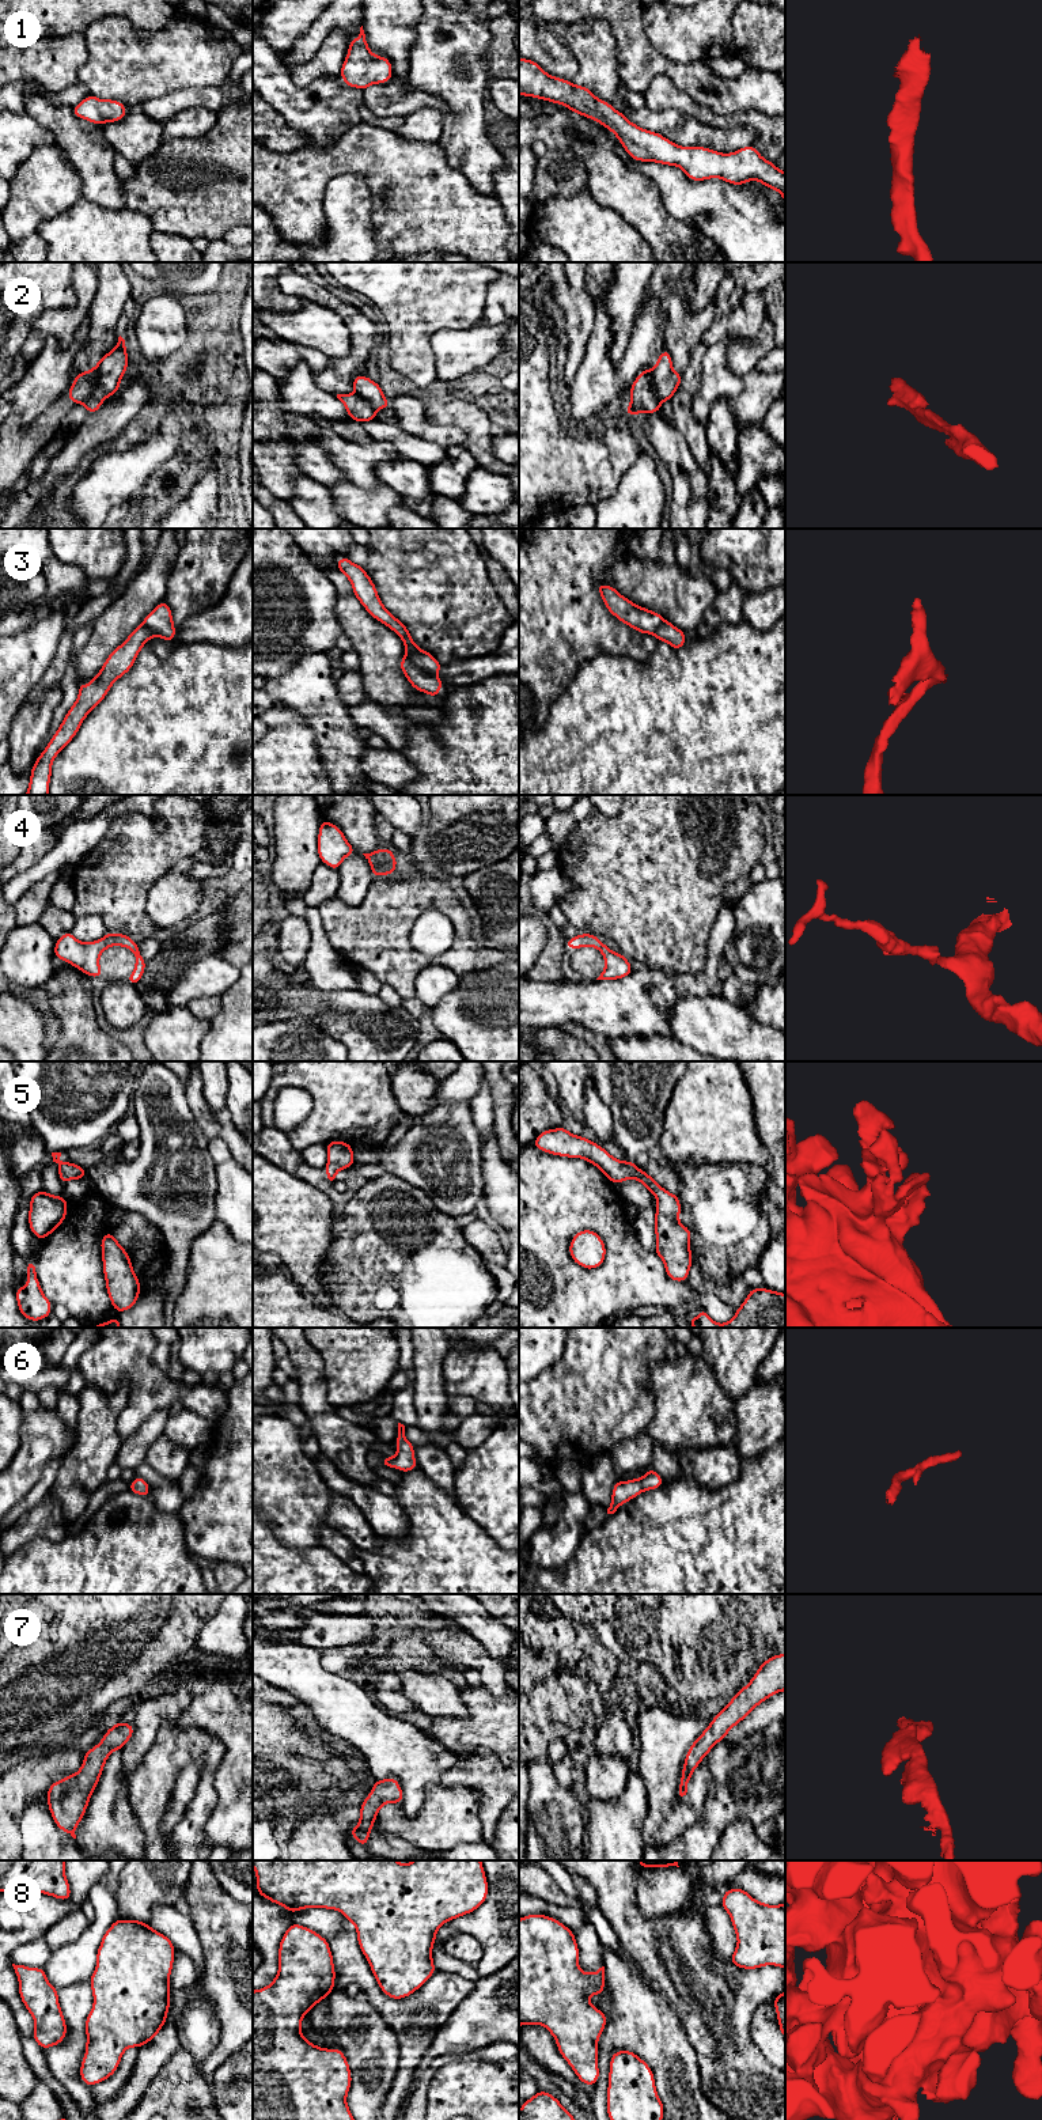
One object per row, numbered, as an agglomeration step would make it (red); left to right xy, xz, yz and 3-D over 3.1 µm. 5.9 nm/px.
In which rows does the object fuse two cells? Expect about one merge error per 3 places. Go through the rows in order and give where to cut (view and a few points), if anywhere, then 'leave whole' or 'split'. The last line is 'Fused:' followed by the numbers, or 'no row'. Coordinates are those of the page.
1: no cut | leave whole
2: xy (97, 364), (97, 383), (93, 393), (82, 402) | split
3: xz (405, 657), (435, 676) | split
4: no cut | leave whole
5: no cut | leave whole
6: no cut | leave whole
7: no cut | leave whole
8: no cut | leave whole
Fused: 2, 3

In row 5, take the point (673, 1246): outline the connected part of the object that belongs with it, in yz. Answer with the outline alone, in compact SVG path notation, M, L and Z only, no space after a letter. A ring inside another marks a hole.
M564 1127L539 1133L534 1144L538 1150L567 1158L581 1158L595 1165L613 1184L626 1180L640 1181L656 1199L655 1253L663 1260L667 1276L674 1282L685 1282L693 1262L690 1250L691 1231L679 1222L681 1201L667 1192L633 1161L619 1161L590 1139L576 1136Z

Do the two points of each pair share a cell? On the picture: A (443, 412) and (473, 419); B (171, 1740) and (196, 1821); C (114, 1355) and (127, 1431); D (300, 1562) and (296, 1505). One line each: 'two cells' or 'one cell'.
A: one cell
B: one cell
C: one cell
D: two cells

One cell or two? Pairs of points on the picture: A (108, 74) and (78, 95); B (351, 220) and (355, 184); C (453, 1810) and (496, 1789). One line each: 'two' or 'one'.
A: two
B: one
C: two

